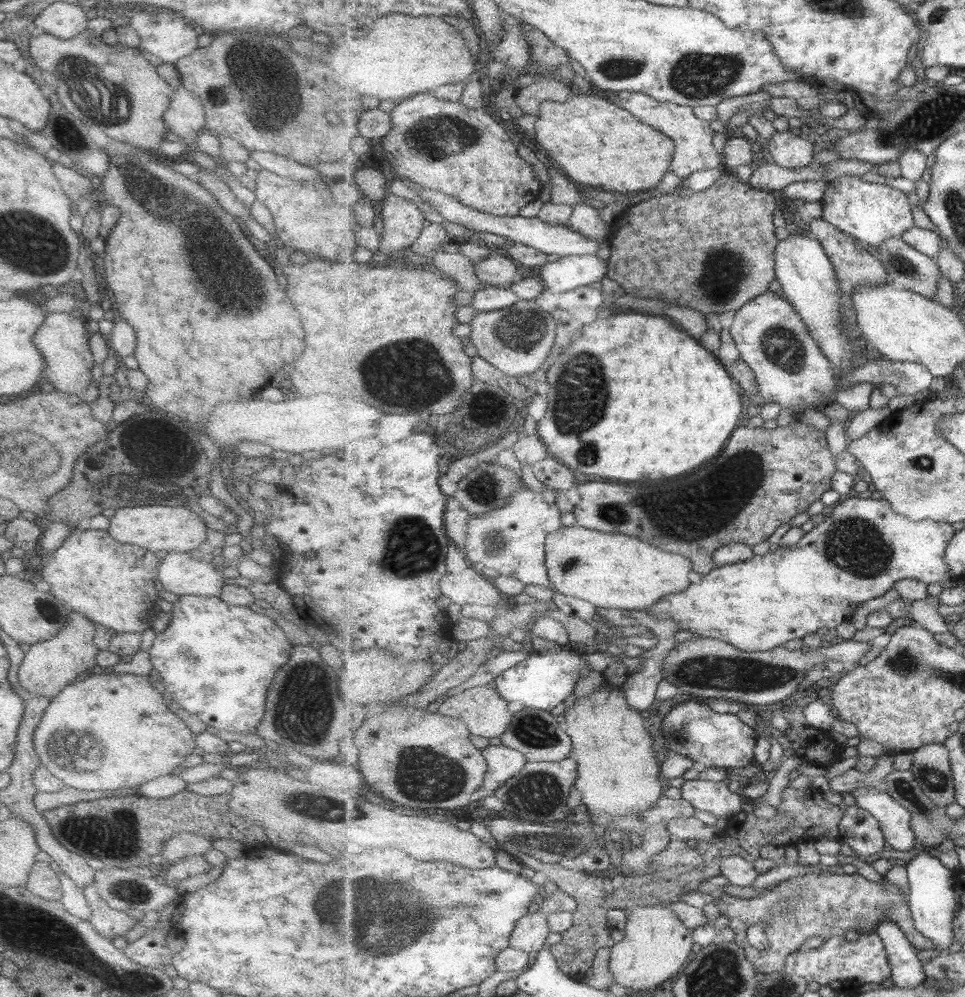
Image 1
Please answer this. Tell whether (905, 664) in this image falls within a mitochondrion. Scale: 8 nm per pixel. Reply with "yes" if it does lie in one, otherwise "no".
yes

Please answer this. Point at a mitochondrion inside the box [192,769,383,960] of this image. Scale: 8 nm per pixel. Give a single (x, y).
(309, 806)

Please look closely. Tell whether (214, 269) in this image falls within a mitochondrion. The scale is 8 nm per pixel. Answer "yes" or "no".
yes

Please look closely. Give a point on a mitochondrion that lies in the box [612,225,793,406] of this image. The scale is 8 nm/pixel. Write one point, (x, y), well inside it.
(726, 276)

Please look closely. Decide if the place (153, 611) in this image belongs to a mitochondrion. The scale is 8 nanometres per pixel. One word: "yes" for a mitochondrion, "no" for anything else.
no

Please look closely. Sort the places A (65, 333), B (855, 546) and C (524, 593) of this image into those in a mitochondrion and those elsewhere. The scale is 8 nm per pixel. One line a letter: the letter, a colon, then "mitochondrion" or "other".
A: other
B: mitochondrion
C: other

